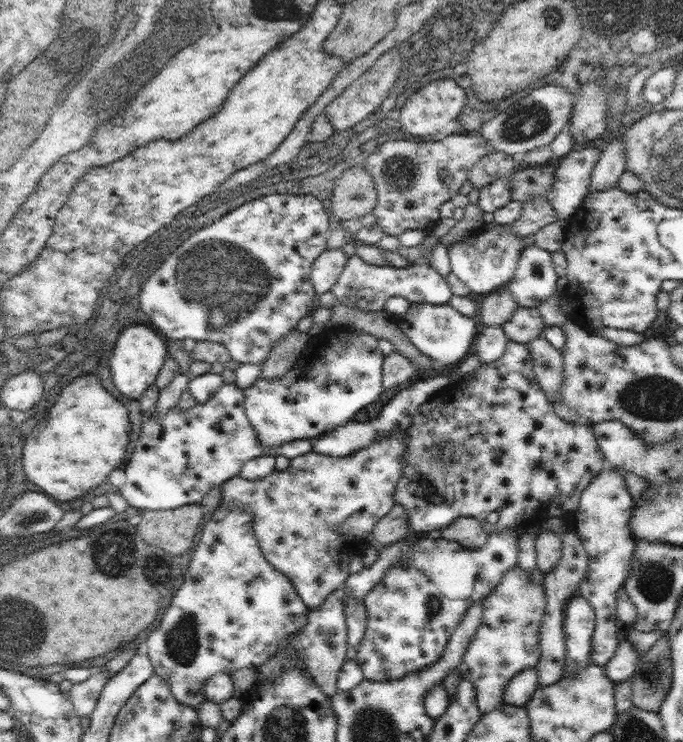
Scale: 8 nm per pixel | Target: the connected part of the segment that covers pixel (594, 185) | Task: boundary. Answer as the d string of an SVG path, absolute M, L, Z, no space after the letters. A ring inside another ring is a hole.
M614 138L609 140L609 143L604 143L602 154L591 174L588 194L616 186L620 176L626 170L626 163L622 138Z

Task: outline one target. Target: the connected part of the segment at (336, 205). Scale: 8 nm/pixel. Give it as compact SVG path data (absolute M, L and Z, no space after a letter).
M364 168L343 170L332 194L332 212L340 220L358 219L363 214L372 213L376 206L376 184Z

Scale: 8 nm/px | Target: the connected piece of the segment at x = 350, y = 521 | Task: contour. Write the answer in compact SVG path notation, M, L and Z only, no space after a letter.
M407 429L384 438L380 436L378 442L372 442L370 446L347 458L330 457L312 450L290 459L287 470L276 469L256 482L245 480L239 475L234 476L221 486L222 499L219 507L252 512L254 533L264 558L292 581L296 593L309 610L319 609L344 585L351 574L350 559L356 554L364 554L372 541L373 526L395 505L394 494L405 466L406 435Z

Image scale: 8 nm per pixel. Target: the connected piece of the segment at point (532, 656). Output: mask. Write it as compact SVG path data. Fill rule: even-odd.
M520 566L510 568L508 572L502 576L502 580L495 586L494 591L486 598L484 612L482 612L480 626L475 632L466 653L460 659L458 671L461 678L472 683L476 690L476 704L482 714L505 706L504 690L508 682L524 669L535 667L541 655L540 650L540 625L542 625L542 617L546 612L546 598L542 583L544 583L545 574L536 566L532 574L526 574L526 570L522 570Z

